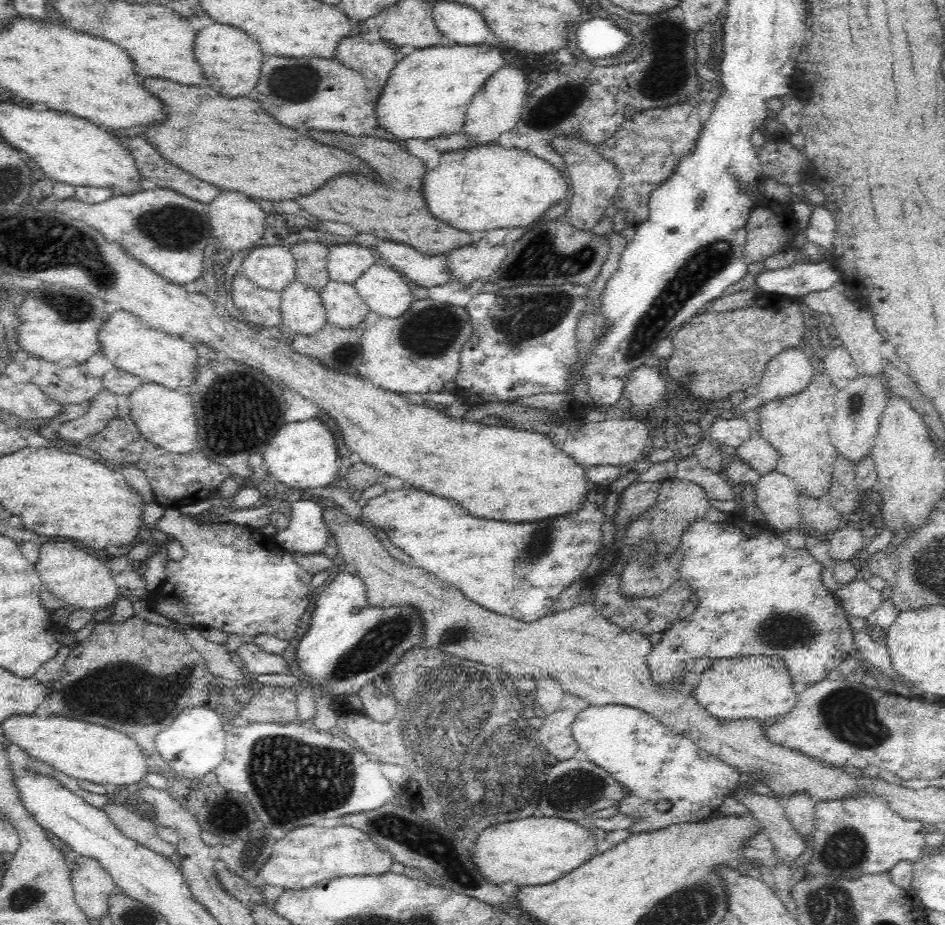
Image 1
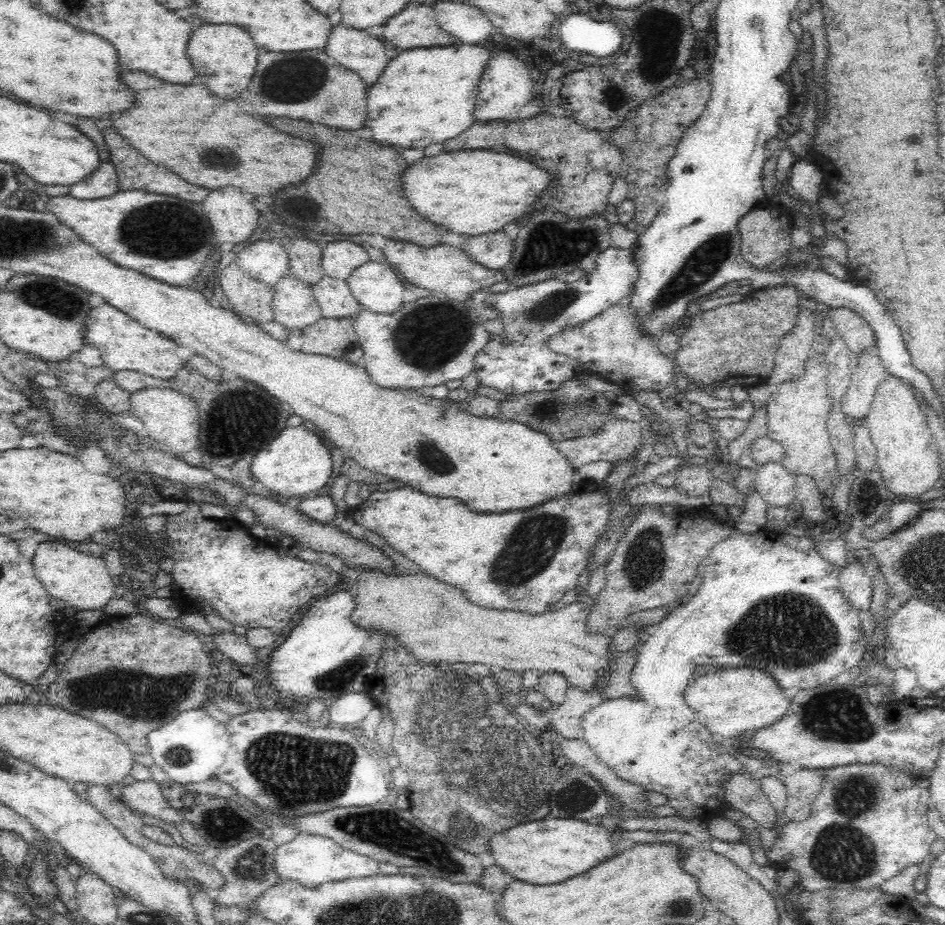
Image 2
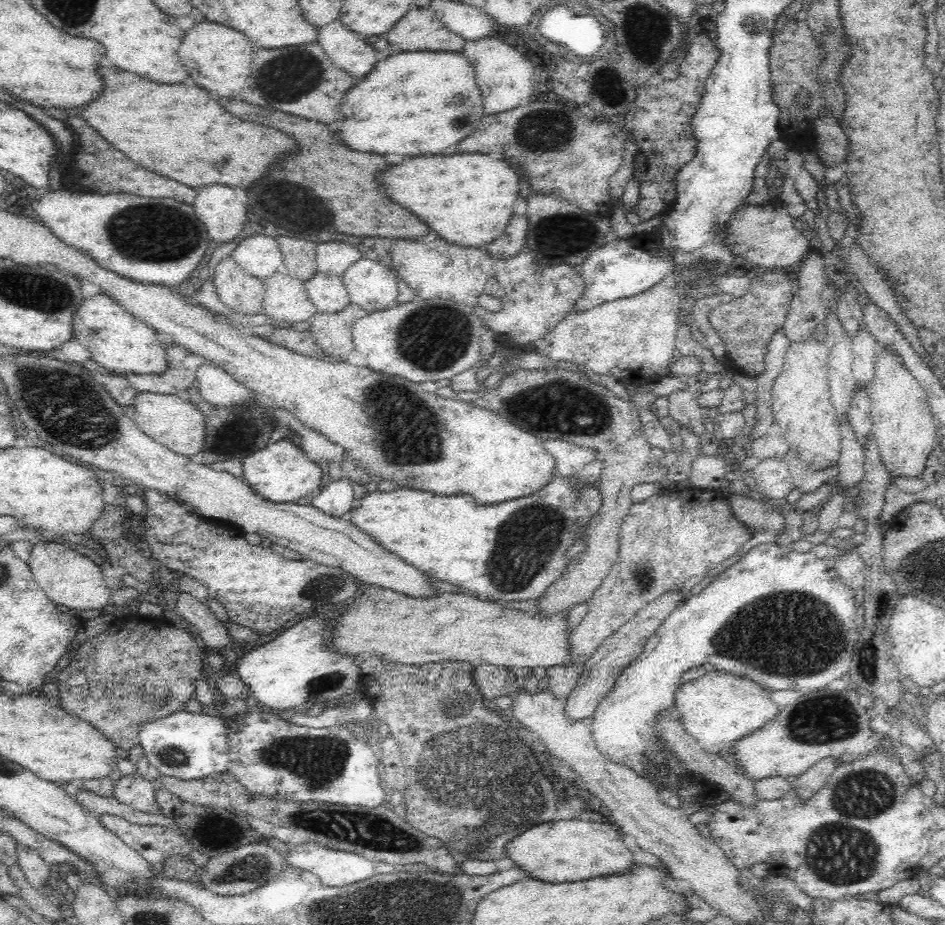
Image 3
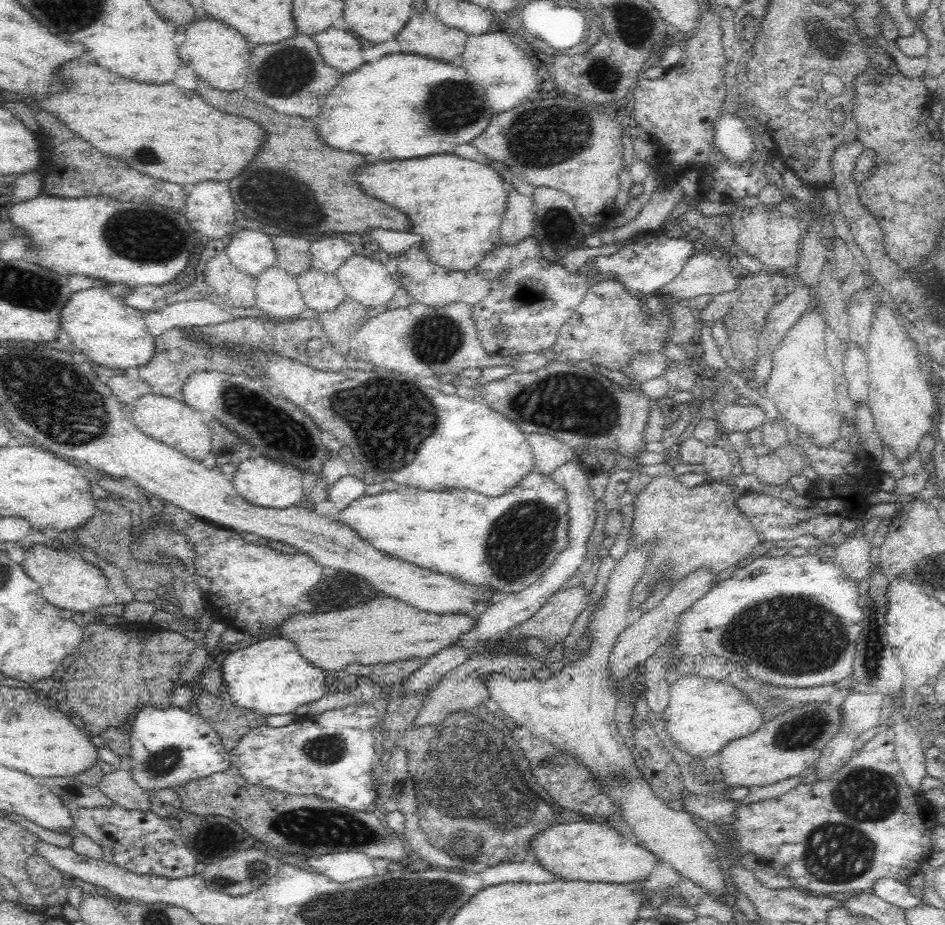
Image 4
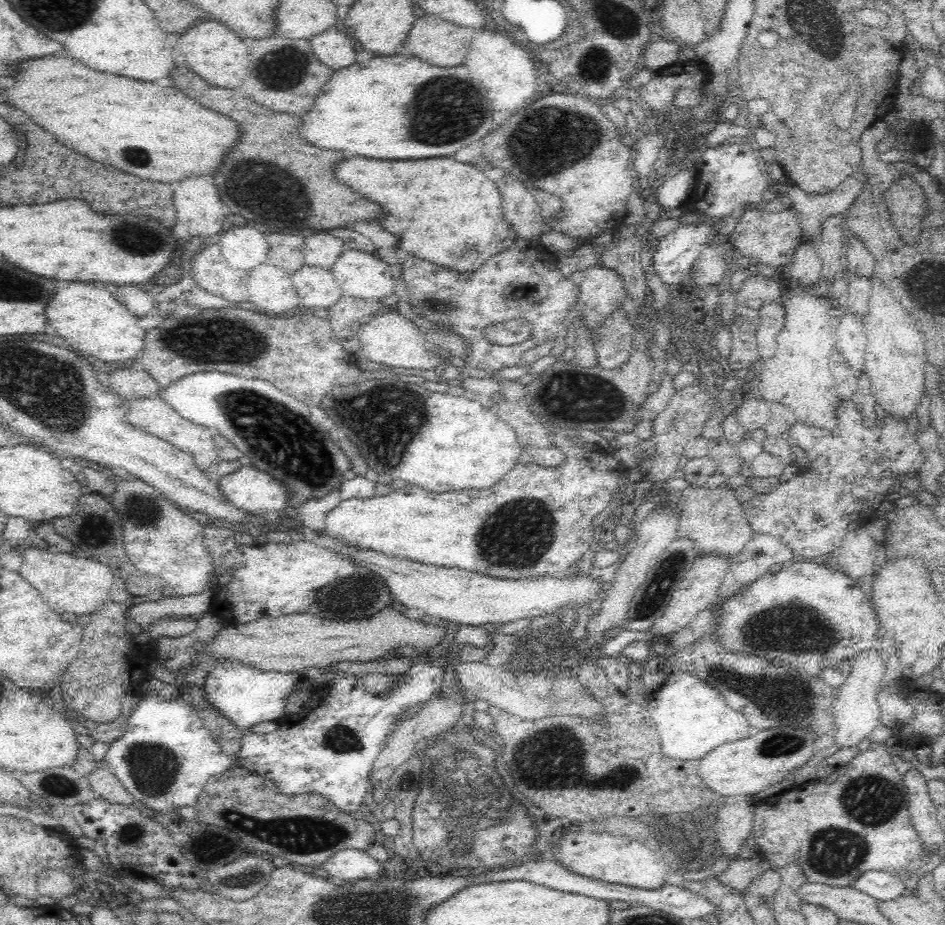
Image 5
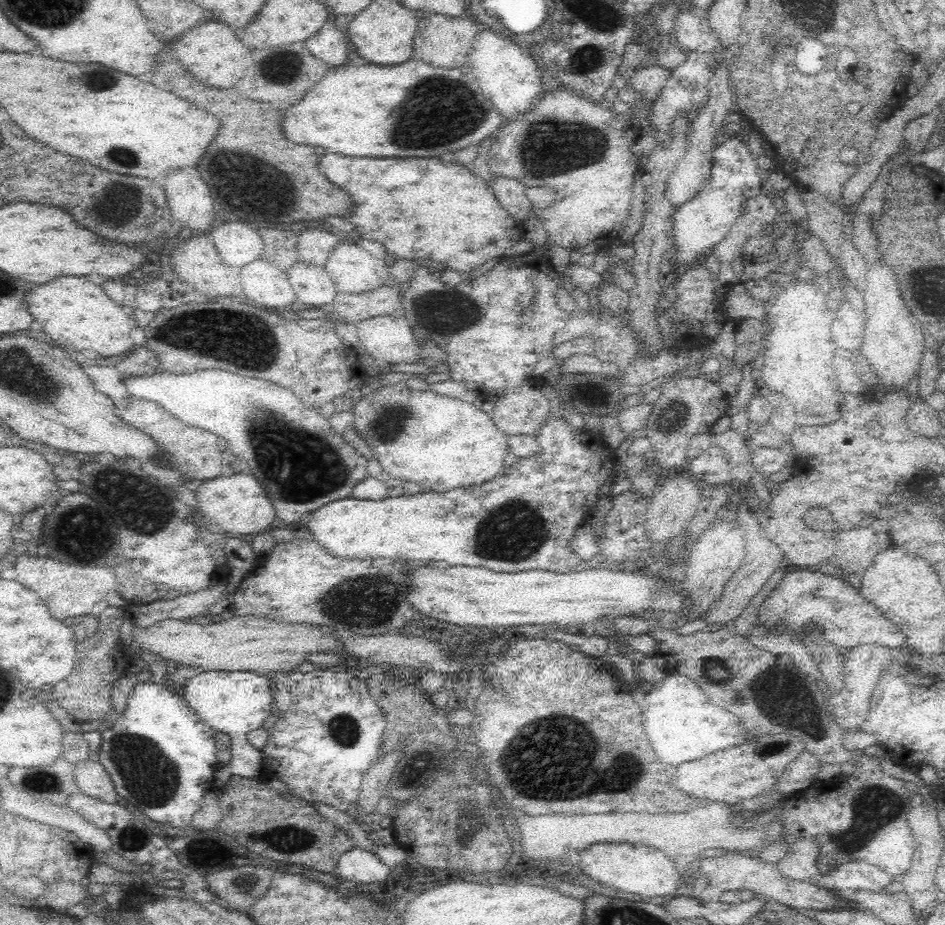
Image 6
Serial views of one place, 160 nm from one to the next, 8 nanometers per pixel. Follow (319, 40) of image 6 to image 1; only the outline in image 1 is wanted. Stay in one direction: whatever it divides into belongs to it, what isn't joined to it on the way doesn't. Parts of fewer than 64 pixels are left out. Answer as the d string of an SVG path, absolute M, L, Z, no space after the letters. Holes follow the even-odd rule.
M353 31L340 38L333 58L364 76L365 85L373 98L380 96L399 56L400 53L390 49L383 40L369 42L361 33Z

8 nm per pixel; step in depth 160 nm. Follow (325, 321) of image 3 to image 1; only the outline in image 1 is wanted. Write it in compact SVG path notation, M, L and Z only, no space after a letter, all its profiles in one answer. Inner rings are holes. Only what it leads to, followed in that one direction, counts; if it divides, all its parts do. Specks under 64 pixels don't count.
M328 321L314 334L296 335L290 345L298 354L319 358L342 374L356 374L363 364L362 345L355 329L340 328Z

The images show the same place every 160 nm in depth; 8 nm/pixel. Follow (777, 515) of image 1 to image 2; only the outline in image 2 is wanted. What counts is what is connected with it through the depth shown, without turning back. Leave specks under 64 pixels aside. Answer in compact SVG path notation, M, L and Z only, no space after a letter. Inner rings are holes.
M766 462L754 470L755 488L770 507L787 506L795 499L794 475L781 462Z

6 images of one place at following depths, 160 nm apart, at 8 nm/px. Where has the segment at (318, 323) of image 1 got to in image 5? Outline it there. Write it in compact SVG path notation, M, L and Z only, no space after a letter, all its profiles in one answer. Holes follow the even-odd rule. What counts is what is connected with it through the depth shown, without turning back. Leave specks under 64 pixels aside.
M270 262L255 266L248 272L248 294L256 310L280 314L286 310L300 309L298 296L291 281L291 273Z

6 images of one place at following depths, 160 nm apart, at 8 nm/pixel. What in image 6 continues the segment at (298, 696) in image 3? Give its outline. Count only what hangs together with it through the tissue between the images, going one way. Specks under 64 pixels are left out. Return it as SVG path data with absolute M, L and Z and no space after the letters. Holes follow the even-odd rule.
M201 672L184 683L184 702L205 720L215 732L228 735L231 761L226 766L220 766L214 774L213 786L224 788L232 775L255 779L264 772L264 763L260 751L248 743L247 734L260 729L265 718L271 714L273 695L268 689L268 679L257 672Z

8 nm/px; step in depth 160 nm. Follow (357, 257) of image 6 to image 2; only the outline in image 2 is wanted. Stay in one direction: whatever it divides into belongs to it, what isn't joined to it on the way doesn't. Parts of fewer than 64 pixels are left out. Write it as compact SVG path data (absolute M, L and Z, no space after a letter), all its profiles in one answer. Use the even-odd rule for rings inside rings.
M369 259L357 266L345 281L362 309L376 314L392 314L403 304L405 281L385 261L379 263Z

